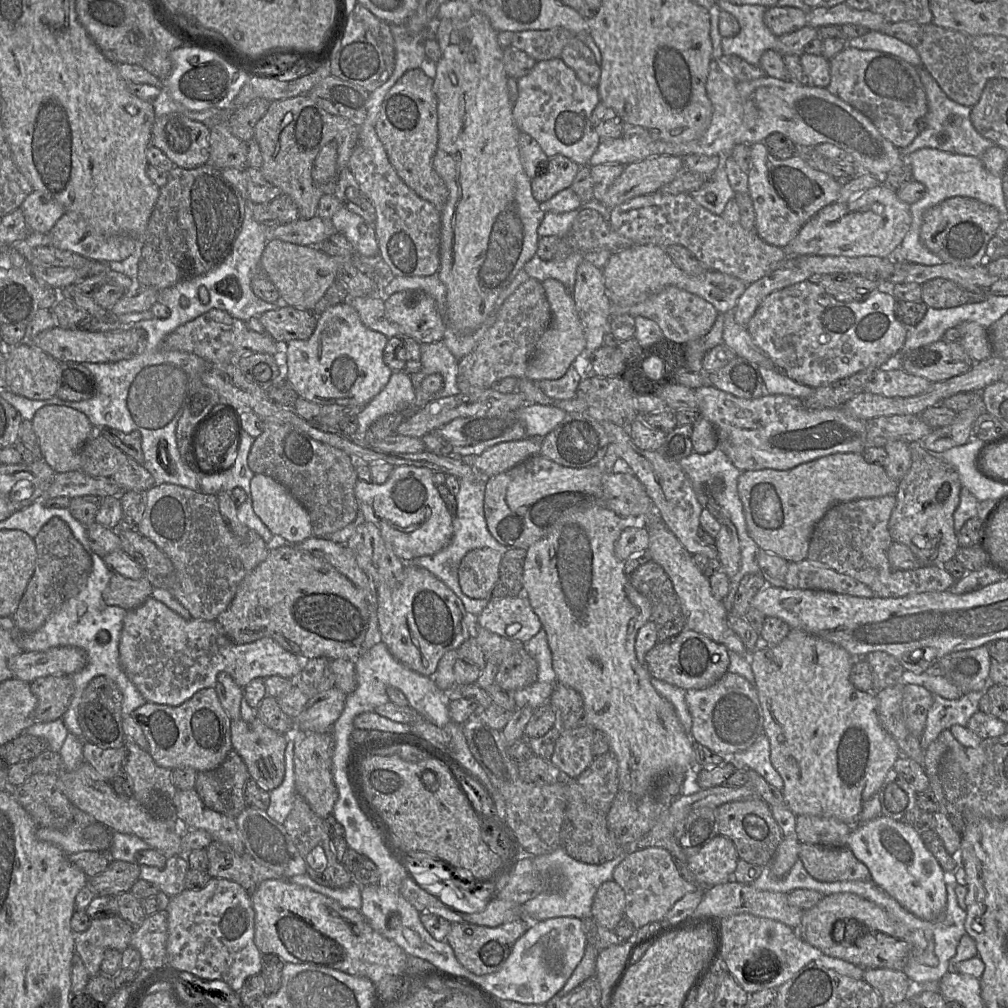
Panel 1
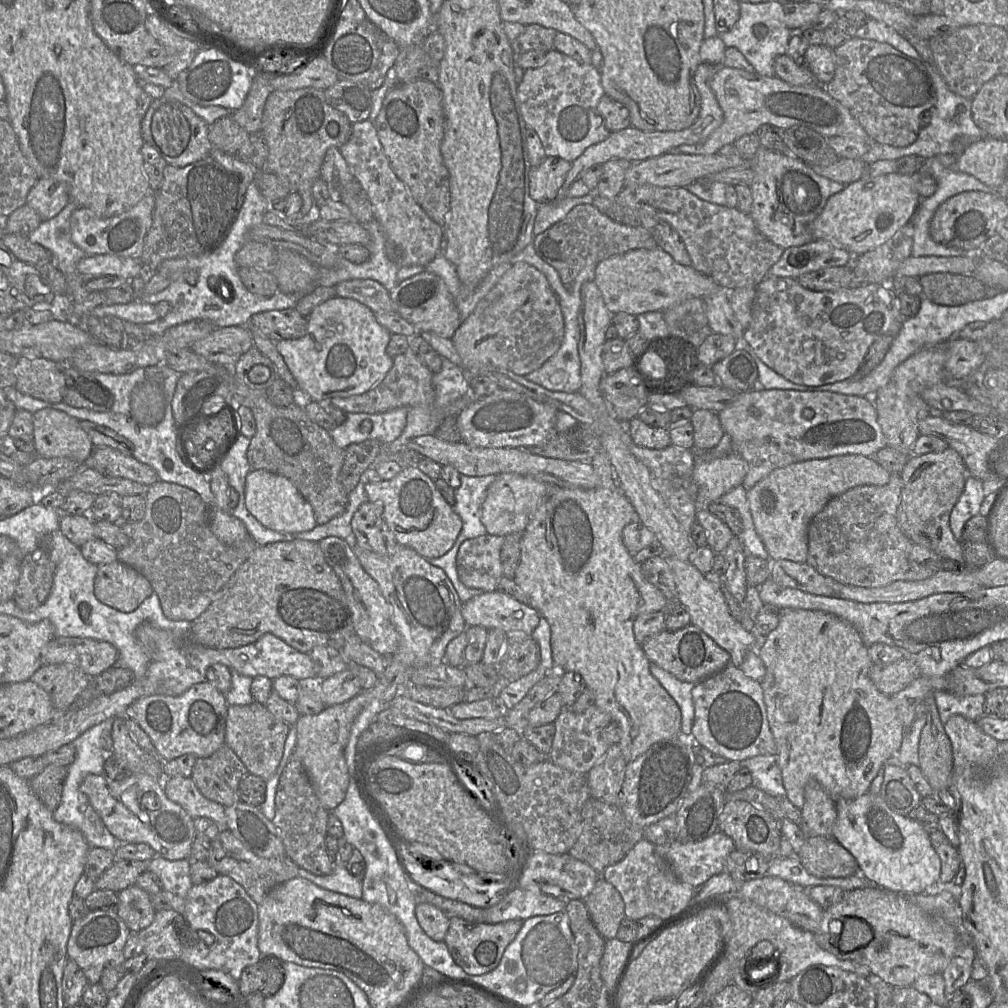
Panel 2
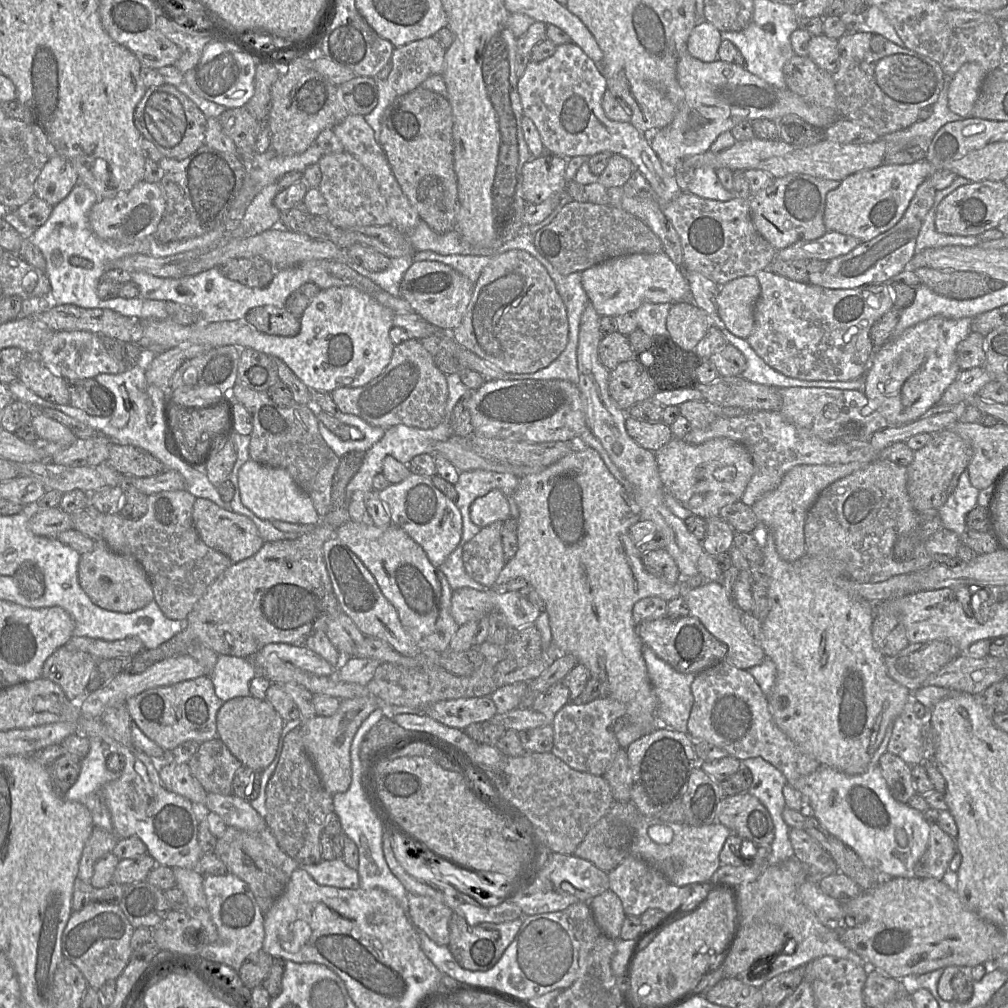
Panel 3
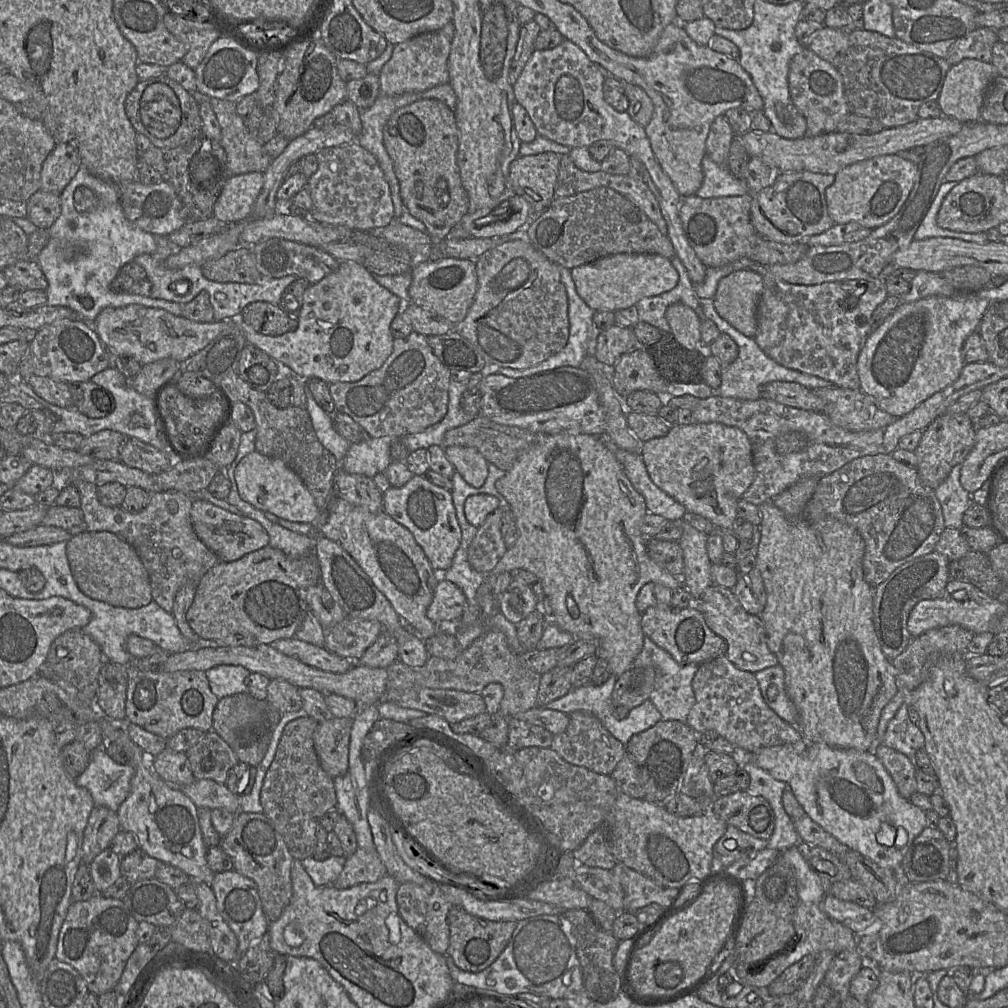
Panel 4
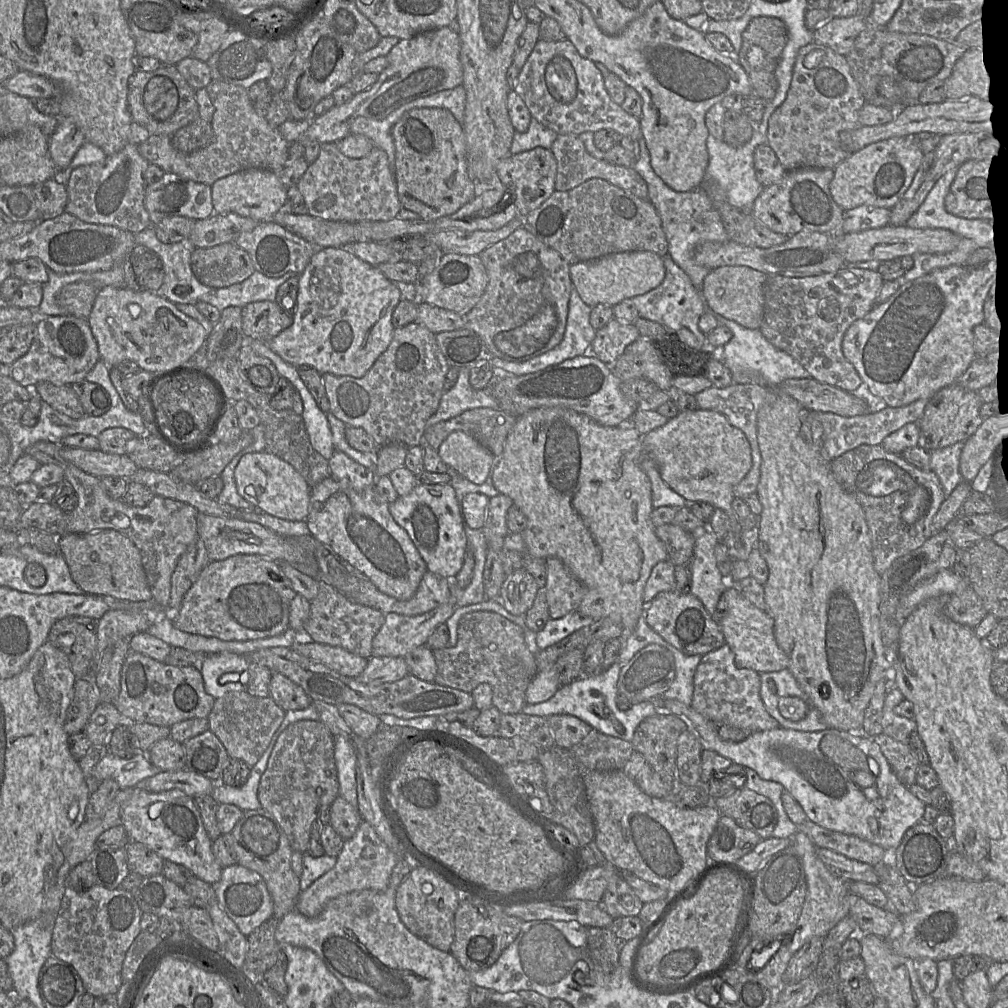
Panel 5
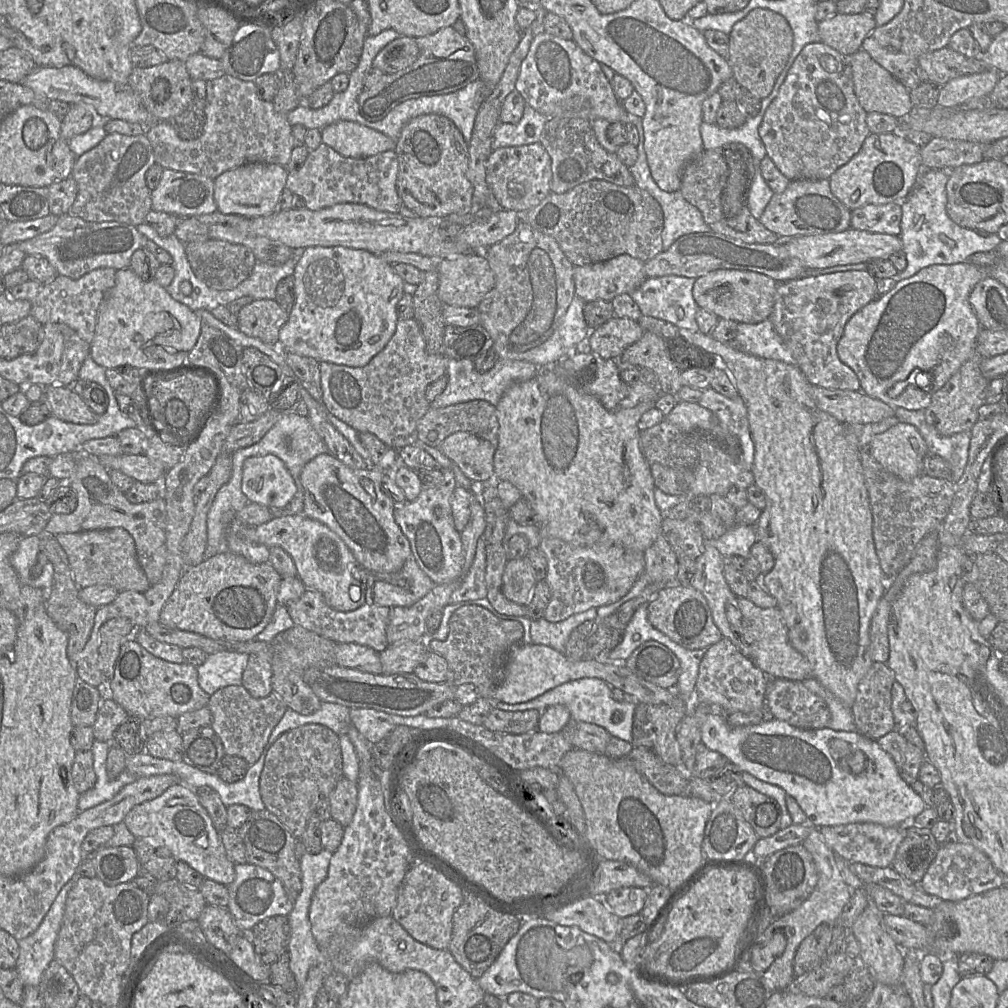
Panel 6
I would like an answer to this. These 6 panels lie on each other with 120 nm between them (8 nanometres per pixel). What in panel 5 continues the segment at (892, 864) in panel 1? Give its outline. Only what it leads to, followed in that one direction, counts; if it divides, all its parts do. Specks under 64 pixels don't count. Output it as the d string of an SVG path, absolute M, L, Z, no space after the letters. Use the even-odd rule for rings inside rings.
M663 697L649 701L655 706L657 714L675 715L685 721L700 738L704 749L715 751L734 764L754 770L763 780L780 783L802 807L808 820L823 828L857 836L893 854L906 831L920 823L924 815L926 805L898 780L878 745L862 733L836 729L802 732L780 726L754 732L741 742L728 742L720 738L717 724L691 706ZM827 735L849 741L867 756L870 767L871 764L878 765L874 791L858 787L852 774L841 769L821 751L821 740Z

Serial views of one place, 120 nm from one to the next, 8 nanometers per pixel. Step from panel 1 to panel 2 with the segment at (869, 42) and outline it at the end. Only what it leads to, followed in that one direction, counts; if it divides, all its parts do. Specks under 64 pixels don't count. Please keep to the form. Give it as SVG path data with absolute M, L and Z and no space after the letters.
M868 18L866 22L855 31L855 36L862 39L875 40L890 44L896 50L914 59L921 59L916 49L895 30L877 20Z

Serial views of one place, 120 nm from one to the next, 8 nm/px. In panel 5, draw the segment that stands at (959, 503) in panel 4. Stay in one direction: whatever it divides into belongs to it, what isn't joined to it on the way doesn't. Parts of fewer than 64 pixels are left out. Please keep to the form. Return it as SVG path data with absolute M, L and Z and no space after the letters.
M958 442L930 452L931 471L939 478L946 497L964 481L960 473L960 457L963 448L964 442Z

